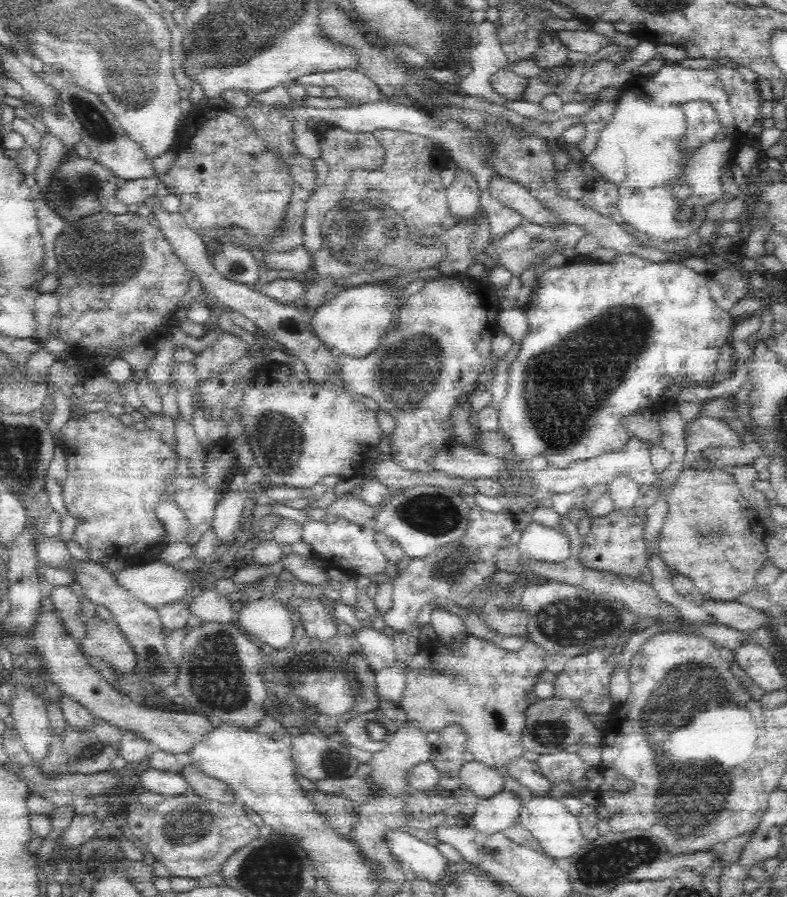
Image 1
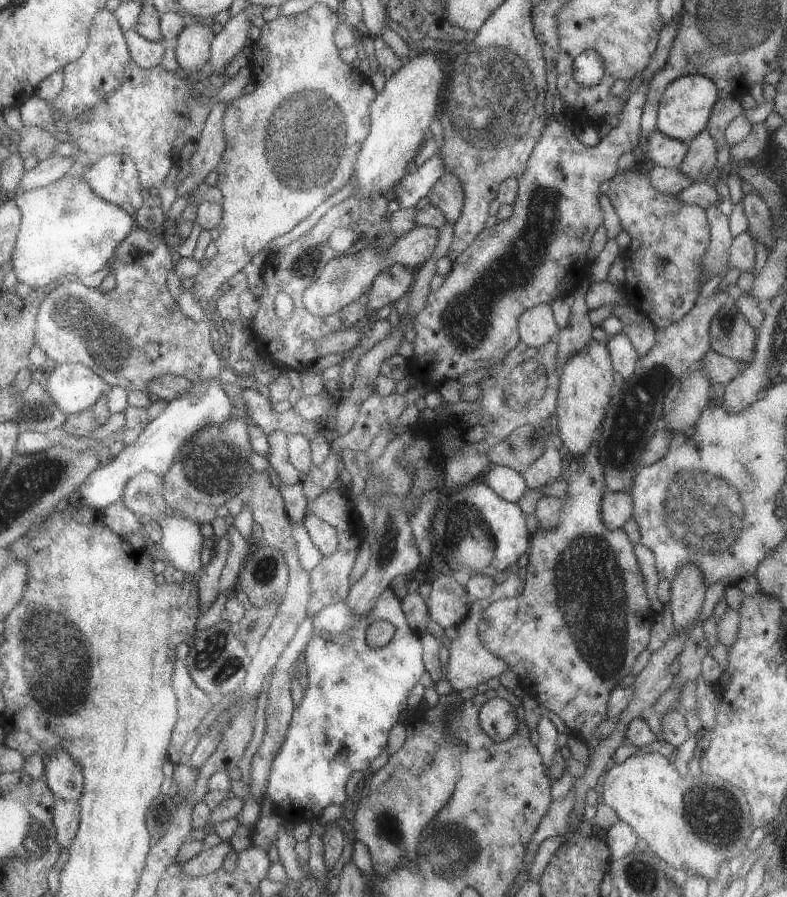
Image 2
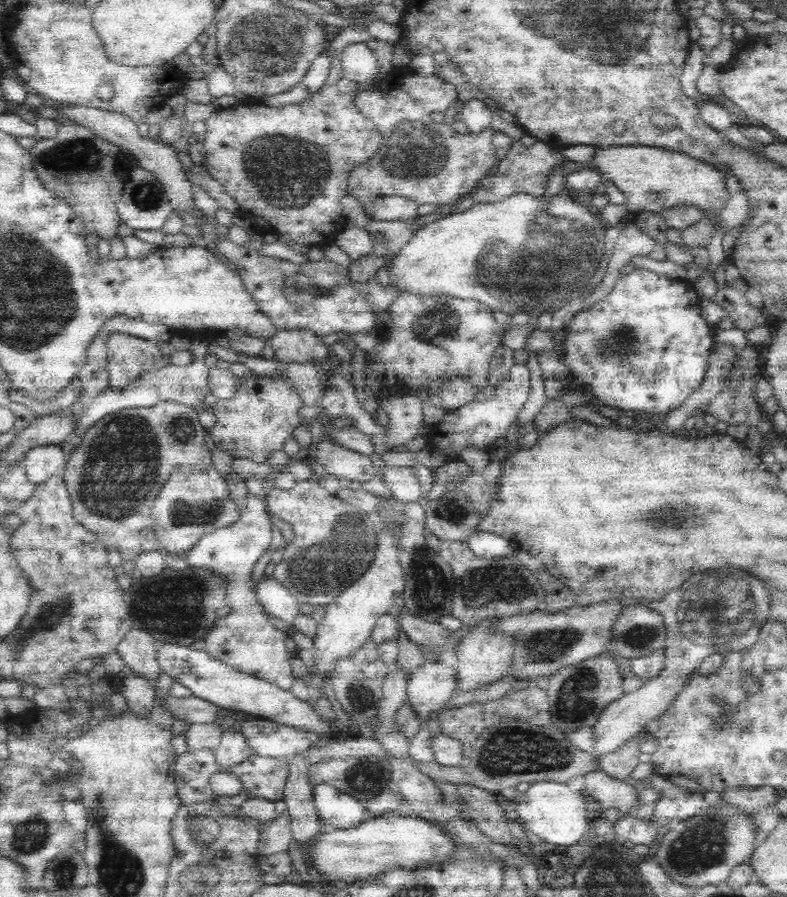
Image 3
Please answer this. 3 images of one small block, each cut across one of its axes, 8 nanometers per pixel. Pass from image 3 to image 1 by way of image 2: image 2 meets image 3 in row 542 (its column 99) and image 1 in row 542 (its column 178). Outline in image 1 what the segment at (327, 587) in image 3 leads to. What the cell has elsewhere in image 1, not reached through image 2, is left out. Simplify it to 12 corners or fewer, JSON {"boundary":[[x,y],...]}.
{"boundary":[[338,518],[304,524],[326,568],[350,576],[386,574],[372,526]]}

